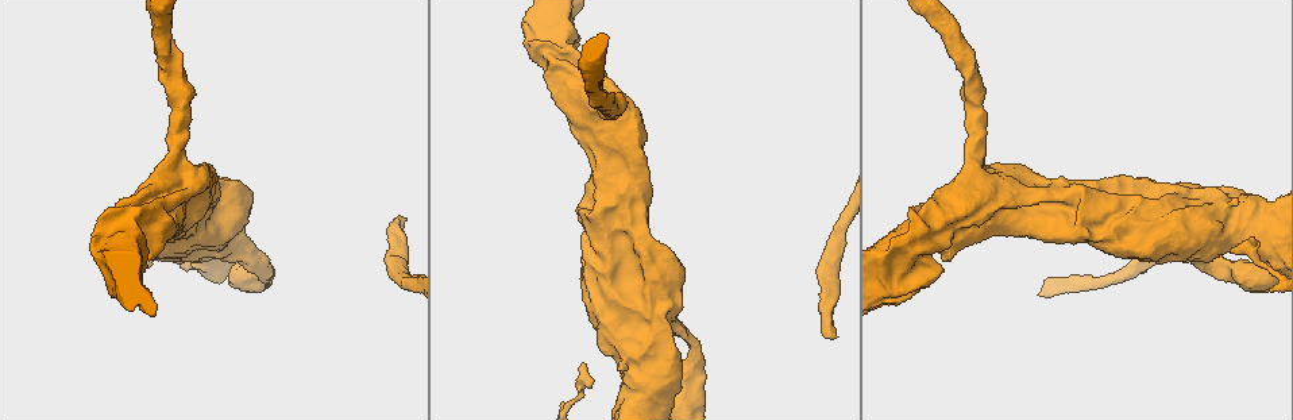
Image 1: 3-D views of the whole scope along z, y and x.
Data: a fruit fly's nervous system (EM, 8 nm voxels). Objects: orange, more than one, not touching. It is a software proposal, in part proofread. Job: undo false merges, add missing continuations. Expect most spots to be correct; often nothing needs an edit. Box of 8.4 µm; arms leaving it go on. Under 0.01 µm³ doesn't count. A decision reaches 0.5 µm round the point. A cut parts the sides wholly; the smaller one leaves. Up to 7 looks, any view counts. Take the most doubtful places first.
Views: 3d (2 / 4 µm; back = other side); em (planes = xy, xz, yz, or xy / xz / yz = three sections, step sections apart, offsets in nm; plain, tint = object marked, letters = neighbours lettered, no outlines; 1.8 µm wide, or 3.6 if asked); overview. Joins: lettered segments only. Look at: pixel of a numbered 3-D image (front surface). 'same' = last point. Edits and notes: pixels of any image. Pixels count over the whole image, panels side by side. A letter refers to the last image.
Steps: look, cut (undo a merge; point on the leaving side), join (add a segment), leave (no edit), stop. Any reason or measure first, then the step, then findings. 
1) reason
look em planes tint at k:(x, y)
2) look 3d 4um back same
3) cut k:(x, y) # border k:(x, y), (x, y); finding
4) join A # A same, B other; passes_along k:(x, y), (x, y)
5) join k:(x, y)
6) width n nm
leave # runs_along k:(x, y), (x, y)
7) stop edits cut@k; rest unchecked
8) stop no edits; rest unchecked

free end
look em planes tint at 1:(403, 217)

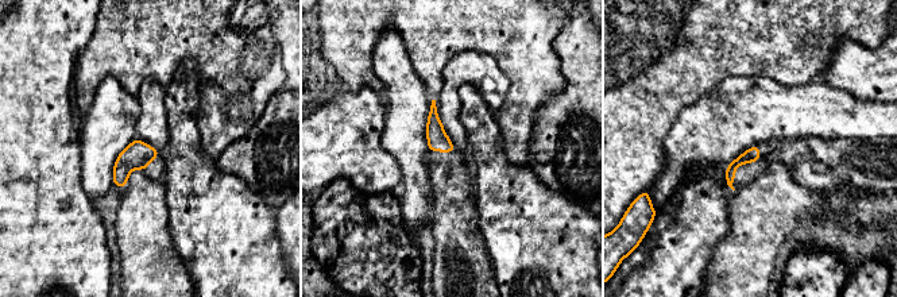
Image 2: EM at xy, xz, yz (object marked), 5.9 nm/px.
look em planes letters same

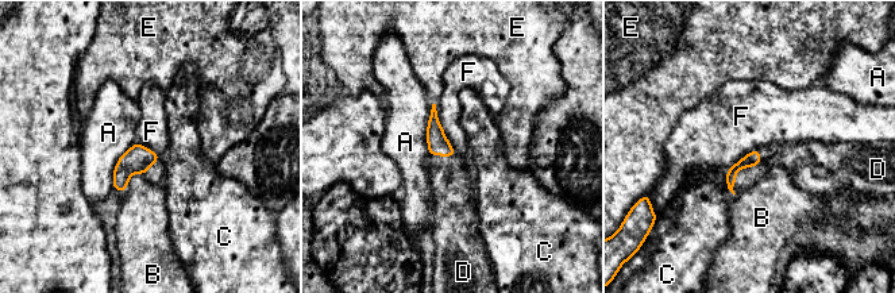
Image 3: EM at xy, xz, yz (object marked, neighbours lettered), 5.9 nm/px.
join D # A other, B other, C other, D same, E other, F other; the cell continues

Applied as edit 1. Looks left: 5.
look overview

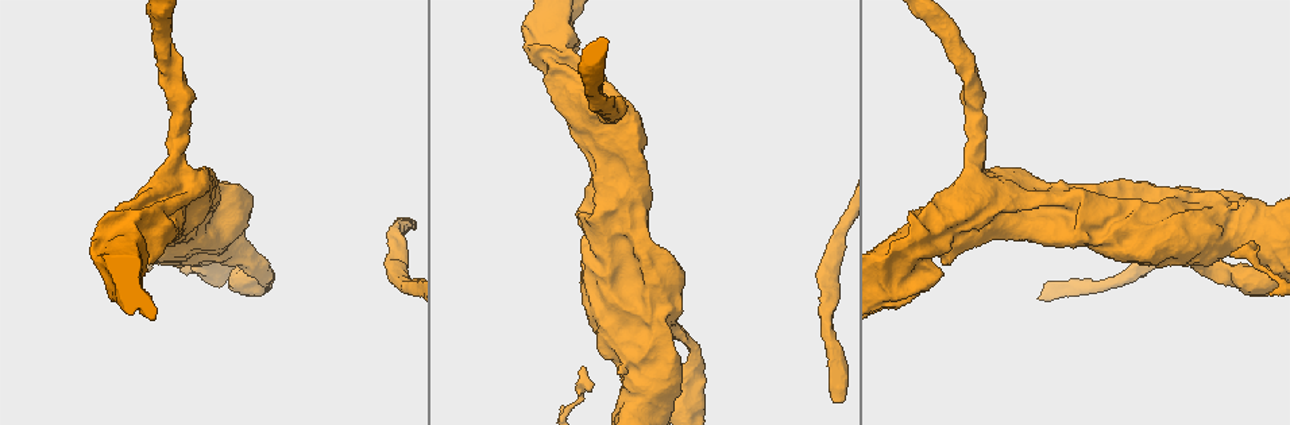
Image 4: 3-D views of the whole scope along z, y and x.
sharp bend
look 3d 2um at 4:(1257, 262)

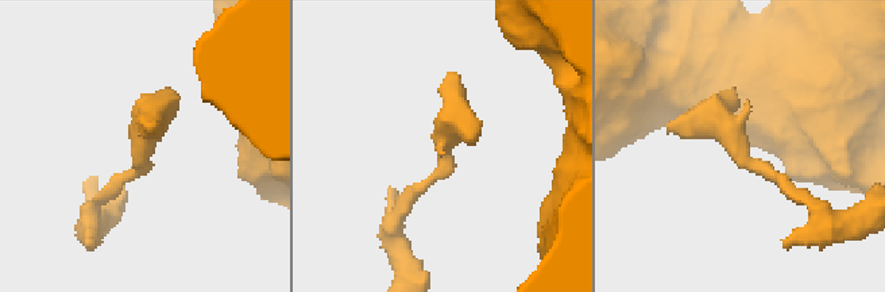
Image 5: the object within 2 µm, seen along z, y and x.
look em planes letters at 5:(744, 157)

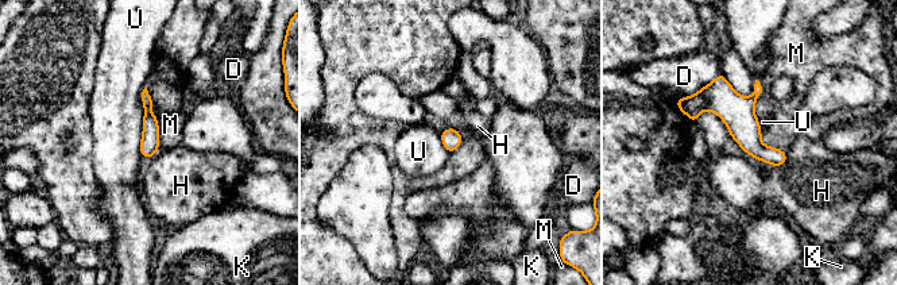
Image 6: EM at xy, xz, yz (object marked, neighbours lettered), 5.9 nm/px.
width 110 nm
leave # D other, H other, K other, M other, U other; runs_along 6:(684, 101), (716, 101), (781, 161); all the same cell

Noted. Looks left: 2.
thick end
look 3d 4um at 4:(944, 265)

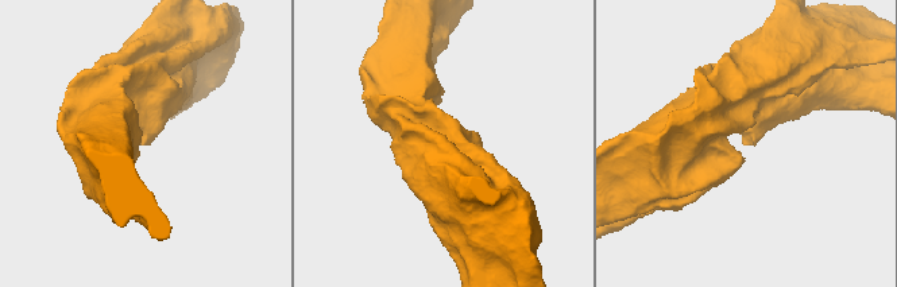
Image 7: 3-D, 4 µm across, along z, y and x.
look em 3.6um planes letters at 7:(141, 145)

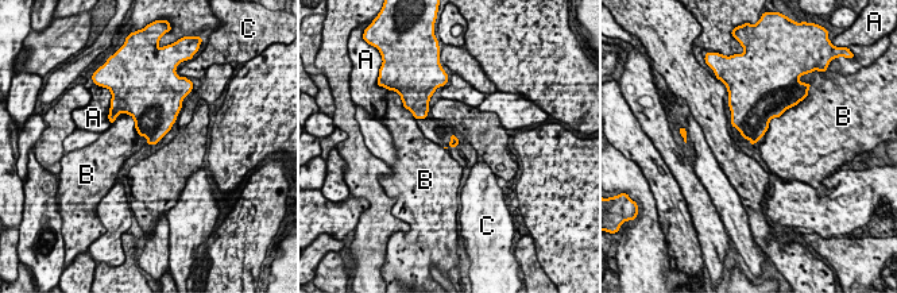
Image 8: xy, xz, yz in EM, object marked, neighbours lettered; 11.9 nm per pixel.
leave # A other, B other, C other; border 8:(785, 111), (774, 116), (765, 131); no lettered segment goes on from it

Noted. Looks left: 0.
stop edits join@3; rest unchecked

